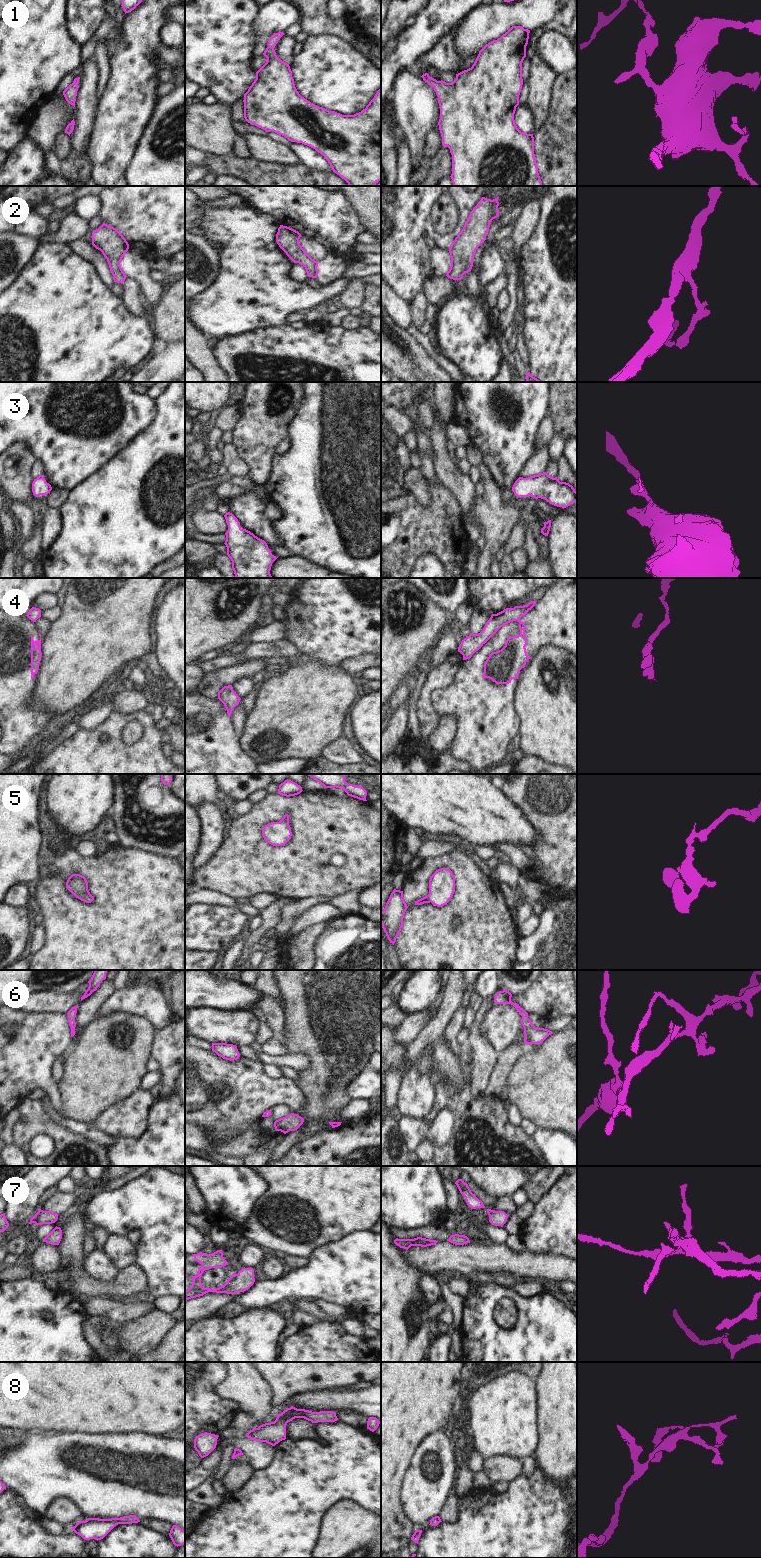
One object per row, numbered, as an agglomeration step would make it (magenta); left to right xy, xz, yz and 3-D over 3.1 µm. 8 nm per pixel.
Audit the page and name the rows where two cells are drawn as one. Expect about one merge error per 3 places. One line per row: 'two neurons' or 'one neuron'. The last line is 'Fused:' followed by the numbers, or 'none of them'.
1: one neuron
2: one neuron
3: one neuron
4: two neurons
5: one neuron
6: one neuron
7: one neuron
8: one neuron
Fused: 4

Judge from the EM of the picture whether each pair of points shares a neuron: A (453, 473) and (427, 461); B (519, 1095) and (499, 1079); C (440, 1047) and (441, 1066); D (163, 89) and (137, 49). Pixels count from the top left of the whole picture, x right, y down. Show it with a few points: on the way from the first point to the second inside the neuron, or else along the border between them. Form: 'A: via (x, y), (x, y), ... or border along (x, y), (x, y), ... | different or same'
A: border along (432, 458), (435, 472), (439, 478) | different
B: border along (514, 1061), (504, 1086) | different
C: via (441, 1052), (441, 1061) | same
D: border along (161, 82), (157, 87), (157, 96) | different

